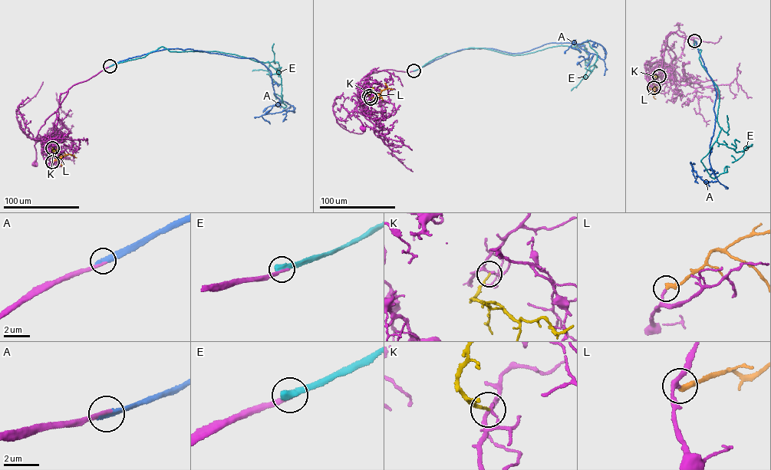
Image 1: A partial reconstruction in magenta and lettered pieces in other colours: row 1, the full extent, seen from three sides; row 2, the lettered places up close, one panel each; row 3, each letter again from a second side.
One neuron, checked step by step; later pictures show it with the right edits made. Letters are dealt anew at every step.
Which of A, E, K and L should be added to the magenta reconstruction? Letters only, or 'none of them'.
A, L

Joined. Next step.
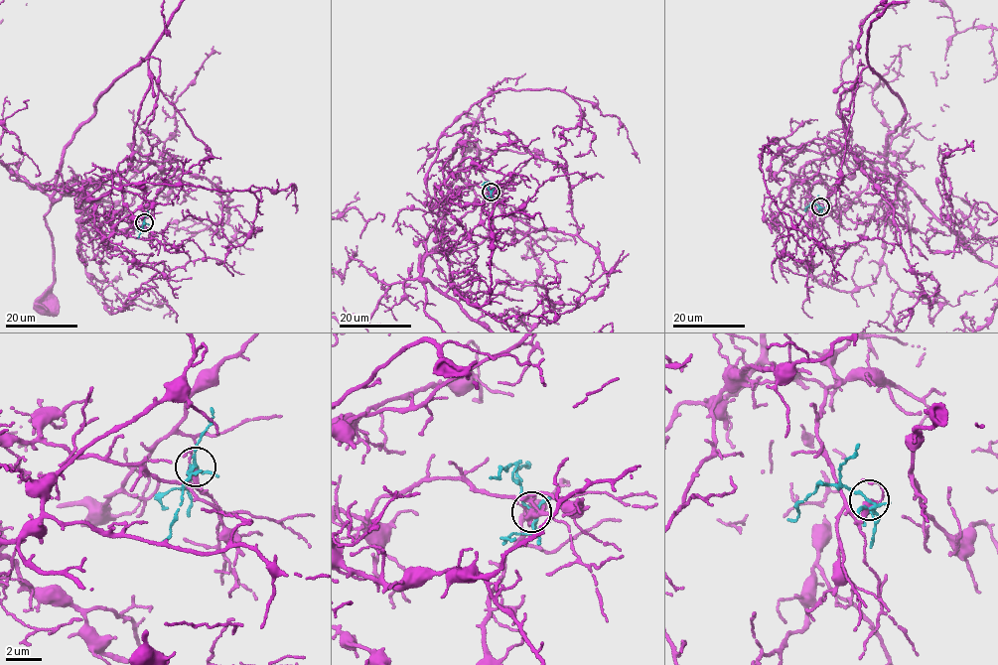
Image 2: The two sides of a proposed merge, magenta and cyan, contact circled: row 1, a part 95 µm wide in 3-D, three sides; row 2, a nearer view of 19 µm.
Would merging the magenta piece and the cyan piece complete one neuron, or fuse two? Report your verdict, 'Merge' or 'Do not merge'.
Do not merge

